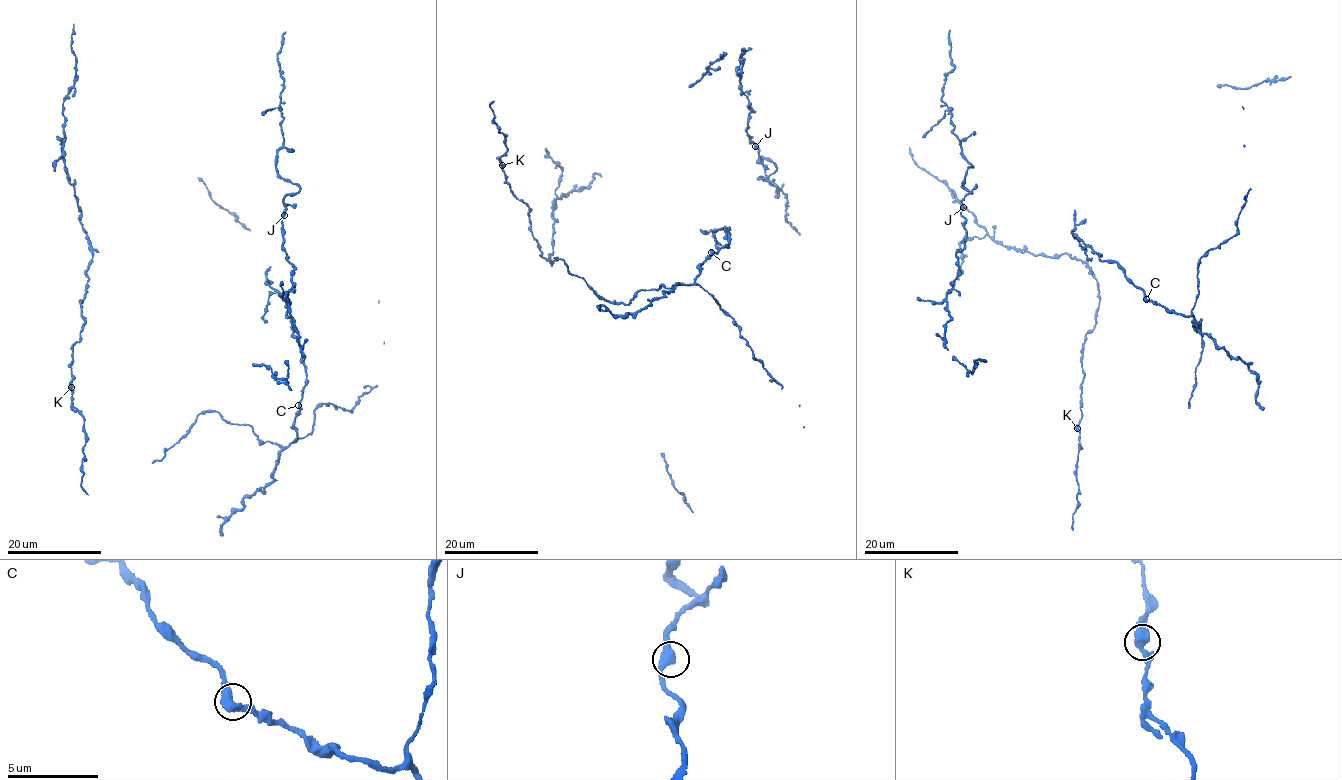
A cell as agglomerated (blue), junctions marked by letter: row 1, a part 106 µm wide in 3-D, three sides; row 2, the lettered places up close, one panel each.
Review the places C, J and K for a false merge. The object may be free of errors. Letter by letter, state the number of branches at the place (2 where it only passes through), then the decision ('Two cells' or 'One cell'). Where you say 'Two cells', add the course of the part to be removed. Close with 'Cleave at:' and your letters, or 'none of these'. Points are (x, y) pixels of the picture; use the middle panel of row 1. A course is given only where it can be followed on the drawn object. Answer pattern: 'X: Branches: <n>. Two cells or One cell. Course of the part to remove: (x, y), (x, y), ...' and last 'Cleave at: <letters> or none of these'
C: Branches: 2. One cell
J: Branches: 2. One cell
K: Branches: 2. One cell
Cleave at: none of these

